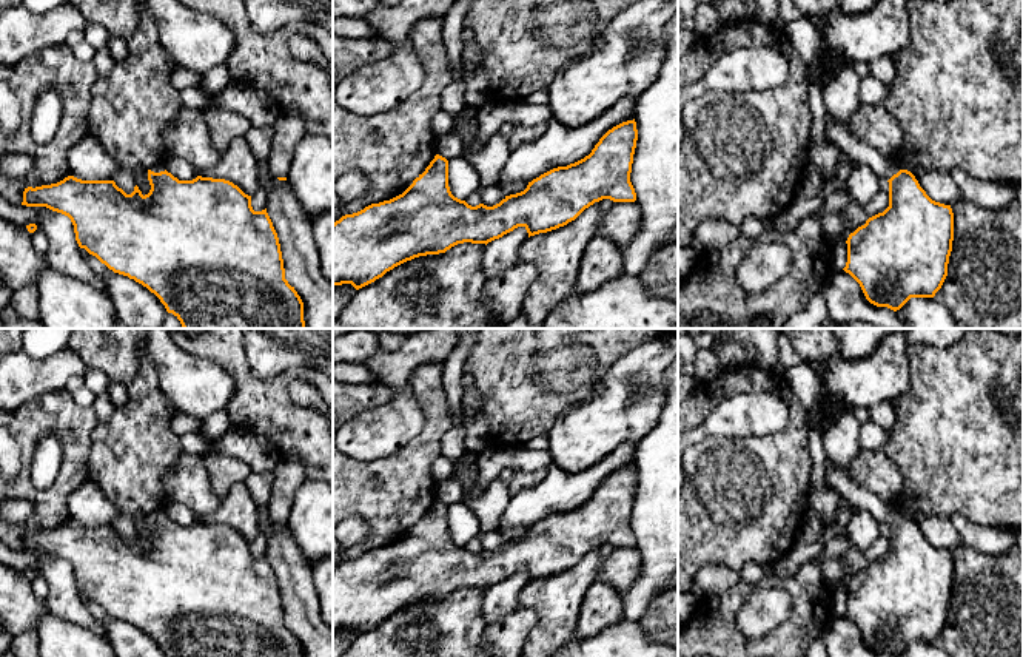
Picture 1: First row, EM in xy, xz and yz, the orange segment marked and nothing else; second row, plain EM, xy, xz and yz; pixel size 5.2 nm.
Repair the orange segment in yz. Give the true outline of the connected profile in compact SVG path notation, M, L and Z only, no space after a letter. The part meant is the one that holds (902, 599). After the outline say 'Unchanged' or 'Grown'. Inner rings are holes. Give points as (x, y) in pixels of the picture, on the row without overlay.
M827 460L826 484L847 500L854 509L867 510L881 526L889 527L889 552L849 580L847 608L843 614L861 632L866 645L877 652L900 655L911 643L934 643L948 622L954 586L951 551L932 546L915 521L900 515L884 500L857 483L847 466L838 467Z. Grown

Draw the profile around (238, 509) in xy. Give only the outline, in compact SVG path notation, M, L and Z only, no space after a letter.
M245 481L234 483L220 506L213 514L203 515L200 521L230 526L248 541L253 541L260 532L259 506Z

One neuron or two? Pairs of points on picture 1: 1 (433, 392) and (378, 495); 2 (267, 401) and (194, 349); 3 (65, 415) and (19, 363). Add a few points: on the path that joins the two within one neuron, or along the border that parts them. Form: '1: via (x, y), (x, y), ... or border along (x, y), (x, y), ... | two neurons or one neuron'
1: via (433, 418), (433, 429), (425, 448), (404, 469) | one neuron
2: via (248, 383), (218, 349), (213, 349) | one neuron
3: border along (63, 387), (46, 390), (28, 400), (16, 411) | two neurons

